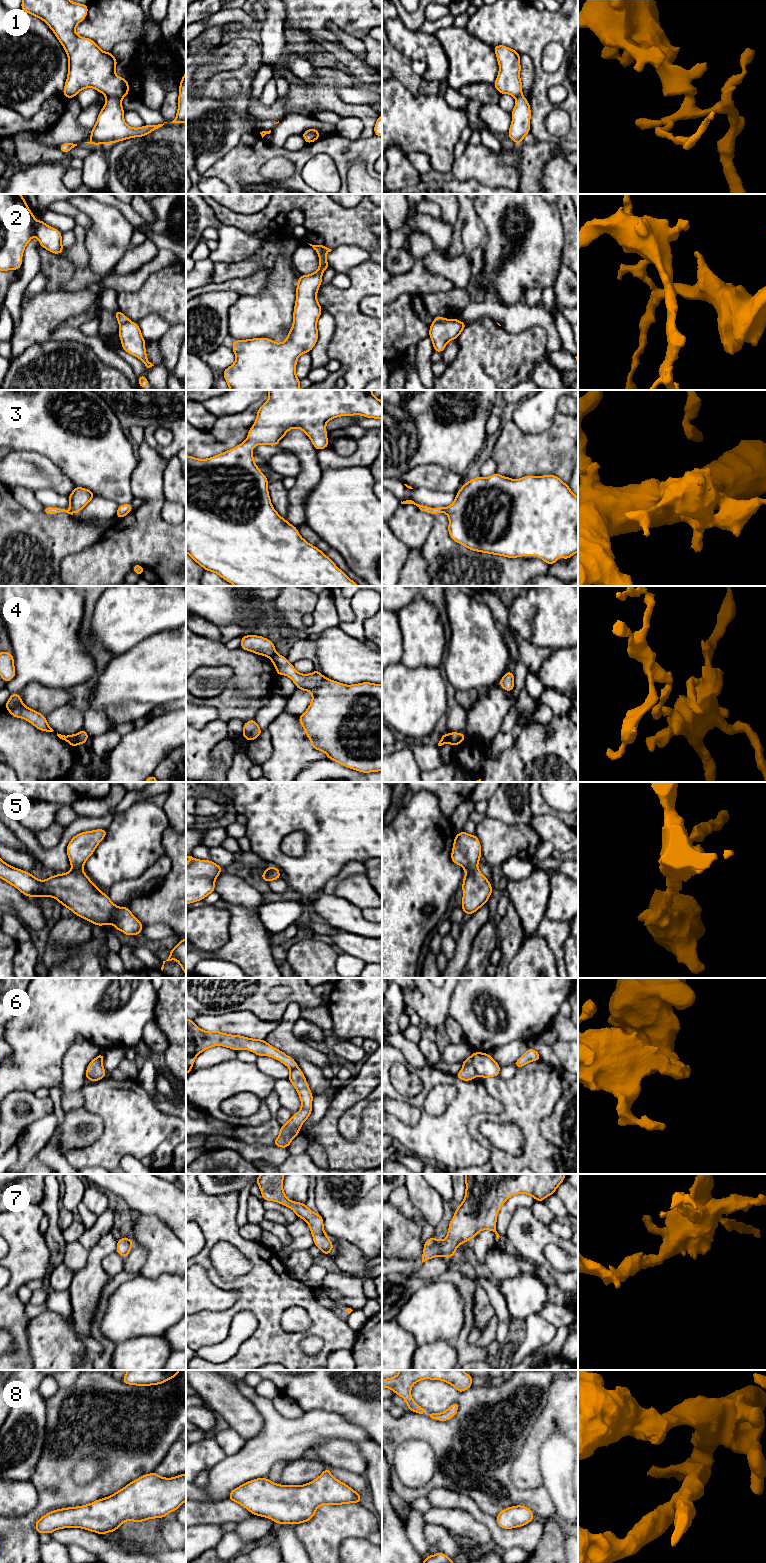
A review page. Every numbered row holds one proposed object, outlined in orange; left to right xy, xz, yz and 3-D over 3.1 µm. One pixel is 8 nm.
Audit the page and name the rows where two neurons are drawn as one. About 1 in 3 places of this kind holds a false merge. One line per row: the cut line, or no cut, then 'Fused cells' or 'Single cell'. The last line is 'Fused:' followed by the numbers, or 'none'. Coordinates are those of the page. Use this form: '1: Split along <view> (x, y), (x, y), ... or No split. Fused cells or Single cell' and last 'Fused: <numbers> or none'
1: Split along xy (106, 96), (117, 96), (121, 99). Fused cells
2: Split along xy (128, 320), (120, 324). Fused cells
3: No split. Single cell
4: Split along xy (75, 734), (78, 743). Fused cells
5: No split. Single cell
6: Split along yz (470, 1057), (477, 1075). Fused cells
7: No split. Single cell
8: No split. Single cell
Fused: 1, 2, 4, 6

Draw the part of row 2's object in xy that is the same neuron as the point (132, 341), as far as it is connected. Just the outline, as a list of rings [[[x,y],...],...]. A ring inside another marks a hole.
[[[127,321],[120,324],[118,335],[124,351],[140,359],[147,368],[154,366],[147,359],[145,350],[146,340],[143,338],[137,323]]]

